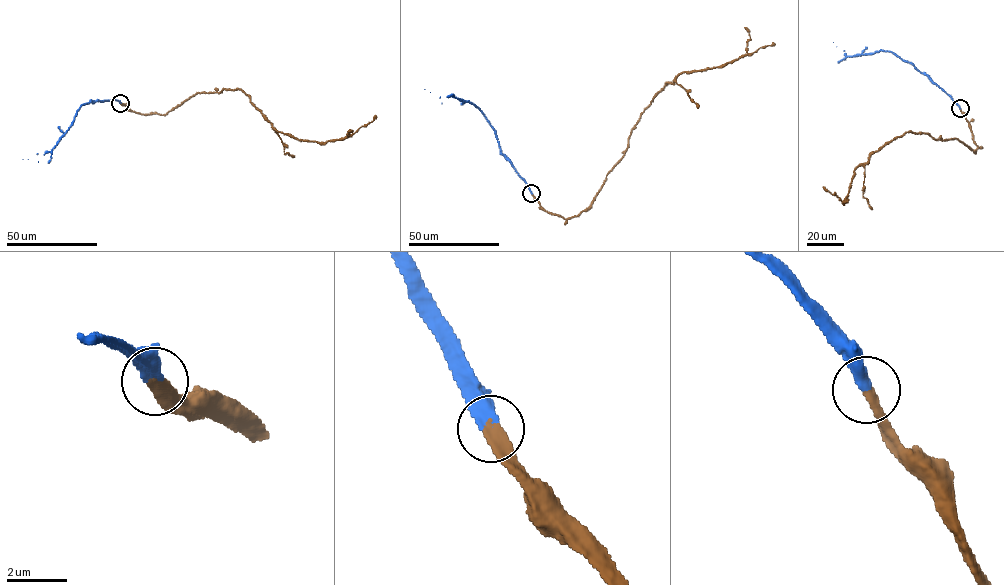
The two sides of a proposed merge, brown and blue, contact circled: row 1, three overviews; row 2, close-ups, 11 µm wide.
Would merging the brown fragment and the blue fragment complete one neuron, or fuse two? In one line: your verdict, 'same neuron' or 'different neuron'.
same neuron

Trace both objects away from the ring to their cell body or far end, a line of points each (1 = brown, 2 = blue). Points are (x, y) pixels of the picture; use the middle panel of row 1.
1: (532, 193), (546, 211), (565, 219), (578, 216), (666, 84), (682, 73), (725, 65), (774, 44)
2: (532, 193), (501, 152), (494, 130), (480, 109), (453, 97), (439, 97), (424, 89)

